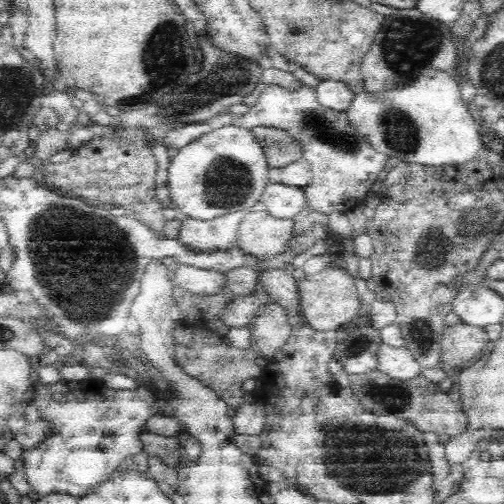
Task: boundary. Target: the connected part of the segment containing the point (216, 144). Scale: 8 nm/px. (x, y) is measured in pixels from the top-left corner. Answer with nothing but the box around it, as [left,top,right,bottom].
[168,125,269,220]

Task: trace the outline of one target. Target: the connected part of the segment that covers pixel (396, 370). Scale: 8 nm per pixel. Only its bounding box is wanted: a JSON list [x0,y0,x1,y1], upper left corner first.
[377,342,421,380]

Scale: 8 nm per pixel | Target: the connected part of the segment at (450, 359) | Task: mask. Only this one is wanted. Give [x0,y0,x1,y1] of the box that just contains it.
[440,323,490,373]

